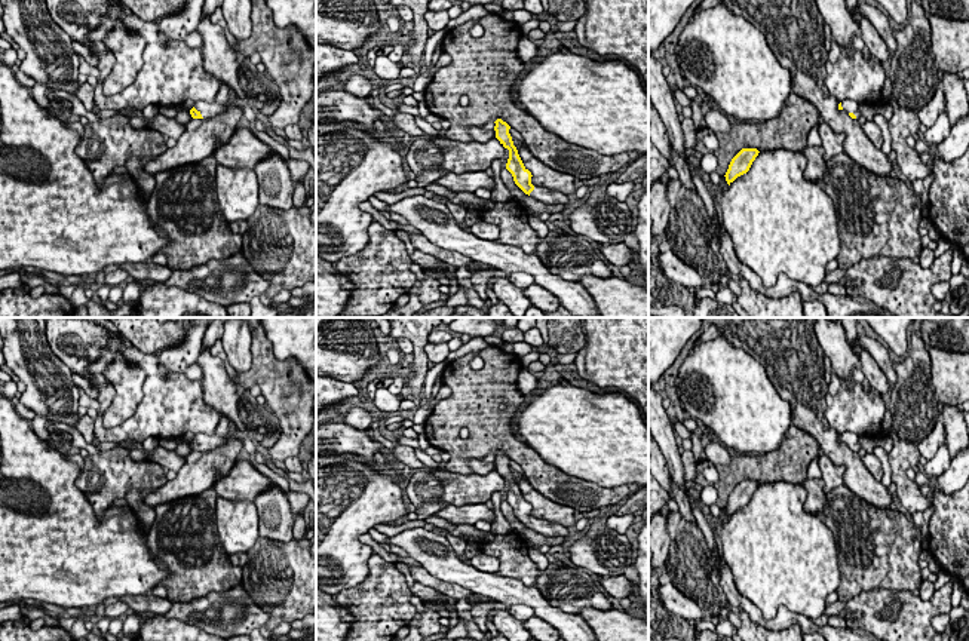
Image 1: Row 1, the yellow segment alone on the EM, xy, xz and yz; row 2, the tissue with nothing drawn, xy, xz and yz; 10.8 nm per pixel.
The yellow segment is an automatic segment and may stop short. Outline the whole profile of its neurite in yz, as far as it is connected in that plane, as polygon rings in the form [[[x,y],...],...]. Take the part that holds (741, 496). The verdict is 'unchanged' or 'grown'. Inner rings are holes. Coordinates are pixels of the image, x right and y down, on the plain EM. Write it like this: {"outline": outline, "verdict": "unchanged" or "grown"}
{"outline": [[[742,481],[730,494],[729,502],[726,504],[726,513],[730,518],[738,509],[746,506],[758,488],[757,481]]], "verdict": "unchanged"}

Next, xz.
{"outline": [[[497,451],[494,458],[496,470],[500,476],[509,482],[509,491],[506,496],[506,502],[512,506],[515,516],[528,528],[546,536],[556,537],[562,536],[565,539],[570,537],[568,530],[559,524],[552,524],[546,519],[534,519],[531,516],[531,504],[524,499],[516,479],[513,478],[512,469],[509,466],[510,458]]], "verdict": "grown"}

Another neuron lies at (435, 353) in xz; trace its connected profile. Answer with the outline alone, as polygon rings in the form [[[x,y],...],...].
[[[427,343],[424,347],[424,353],[429,362],[439,364],[445,362],[447,356],[450,355],[450,349],[447,343]]]

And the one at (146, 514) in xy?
[[[132,490],[129,491],[126,496],[126,503],[128,506],[135,512],[135,515],[138,516],[139,525],[141,528],[148,533],[150,527],[153,525],[154,519],[156,519],[156,512],[154,507],[147,506],[144,503],[144,497],[141,496],[141,491],[138,490]]]

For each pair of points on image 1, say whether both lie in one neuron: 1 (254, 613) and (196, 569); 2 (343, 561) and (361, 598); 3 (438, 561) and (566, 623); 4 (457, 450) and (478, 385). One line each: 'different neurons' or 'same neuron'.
1: different neurons
2: different neurons
3: same neuron
4: same neuron

